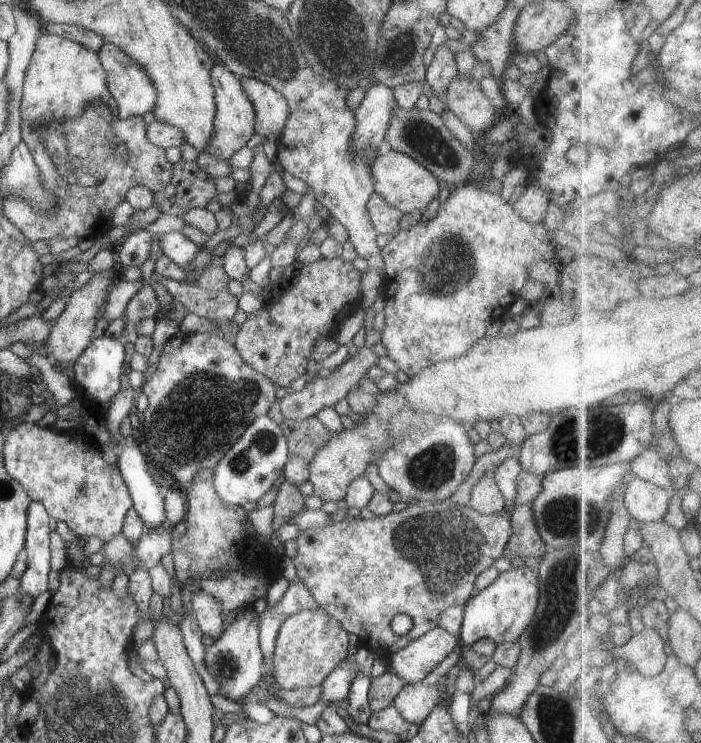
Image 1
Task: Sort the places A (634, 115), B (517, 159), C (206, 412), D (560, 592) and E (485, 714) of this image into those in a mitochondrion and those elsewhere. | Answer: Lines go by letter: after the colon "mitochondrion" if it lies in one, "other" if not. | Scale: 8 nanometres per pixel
A: other
B: other
C: mitochondrion
D: mitochondrion
E: other

